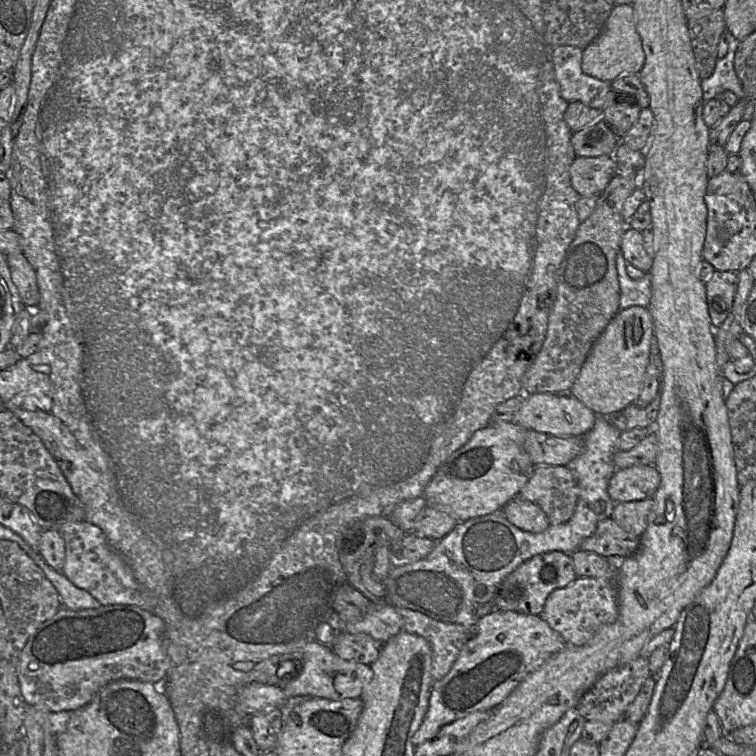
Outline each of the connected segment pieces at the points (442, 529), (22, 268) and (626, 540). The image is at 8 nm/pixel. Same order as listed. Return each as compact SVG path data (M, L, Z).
M424 507L415 519L415 525L413 533L405 532L406 534L415 534L418 537L429 538L434 541L439 541L446 536L457 525L457 520L449 514L440 511L434 507Z
M23 252L6 255L11 278L16 285L24 305L30 309L37 309L40 292L36 273Z
M613 519L601 520L595 532L584 539L578 550L591 551L604 558L626 558L640 546L640 537L623 530Z

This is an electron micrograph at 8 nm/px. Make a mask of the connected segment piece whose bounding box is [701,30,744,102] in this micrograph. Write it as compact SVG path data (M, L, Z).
M728 30L725 31L728 39L728 51L726 55L717 59L710 77L701 80L703 98L706 101L716 98L722 92L732 91L739 99L744 98L744 92L740 79L734 70L734 57L740 41Z

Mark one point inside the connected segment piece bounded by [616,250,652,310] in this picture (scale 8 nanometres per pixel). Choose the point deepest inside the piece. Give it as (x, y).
(633, 292)

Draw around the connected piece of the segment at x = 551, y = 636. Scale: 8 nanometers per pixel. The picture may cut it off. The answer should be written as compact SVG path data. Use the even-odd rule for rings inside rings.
M493 610L470 628L470 639L450 671L432 685L425 717L412 737L416 747L436 736L440 728L455 720L498 707L519 683L550 657L567 647L562 636L539 615Z

